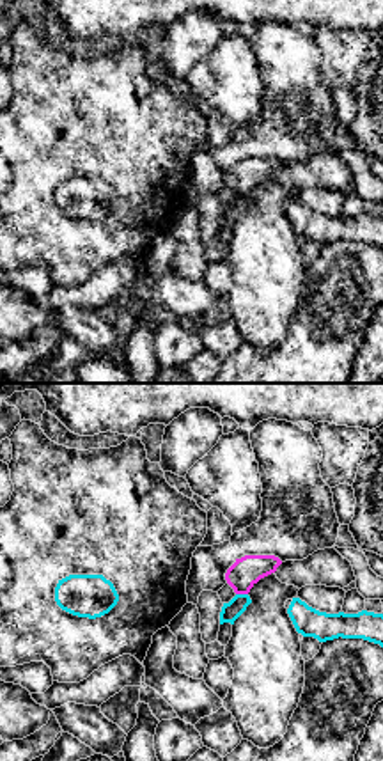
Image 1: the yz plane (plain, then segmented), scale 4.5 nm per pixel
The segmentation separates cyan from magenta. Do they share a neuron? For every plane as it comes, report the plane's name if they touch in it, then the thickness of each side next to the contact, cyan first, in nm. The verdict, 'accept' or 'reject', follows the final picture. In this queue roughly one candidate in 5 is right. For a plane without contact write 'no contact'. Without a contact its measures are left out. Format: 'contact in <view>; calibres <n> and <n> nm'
contact in yz; calibres 90 and 140 nm

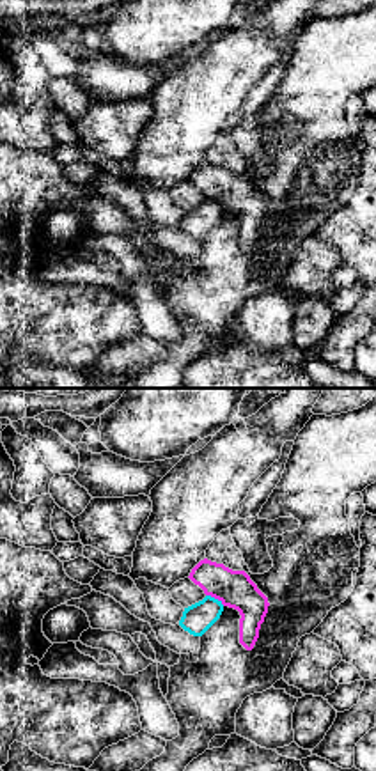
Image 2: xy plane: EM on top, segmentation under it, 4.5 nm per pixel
contact in xy; calibres 140 and 170 nm

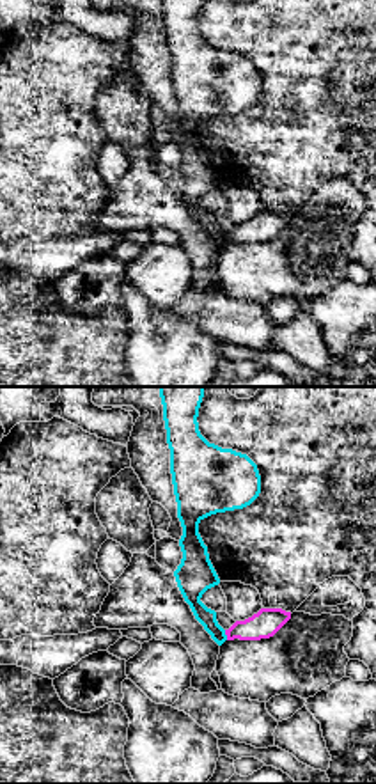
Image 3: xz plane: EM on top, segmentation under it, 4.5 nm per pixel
contact in xz; calibres 90 and 130 nm

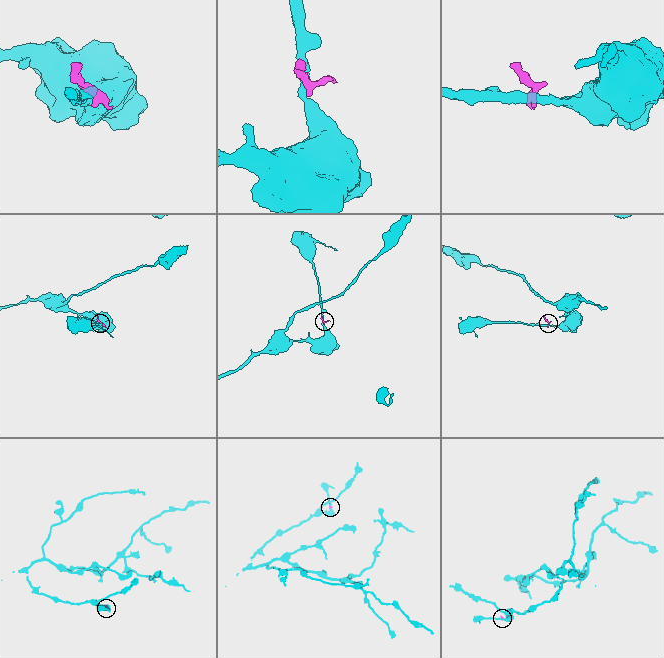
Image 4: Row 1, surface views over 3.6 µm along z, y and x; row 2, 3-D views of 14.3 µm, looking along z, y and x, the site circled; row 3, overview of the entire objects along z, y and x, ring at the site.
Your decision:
reject

